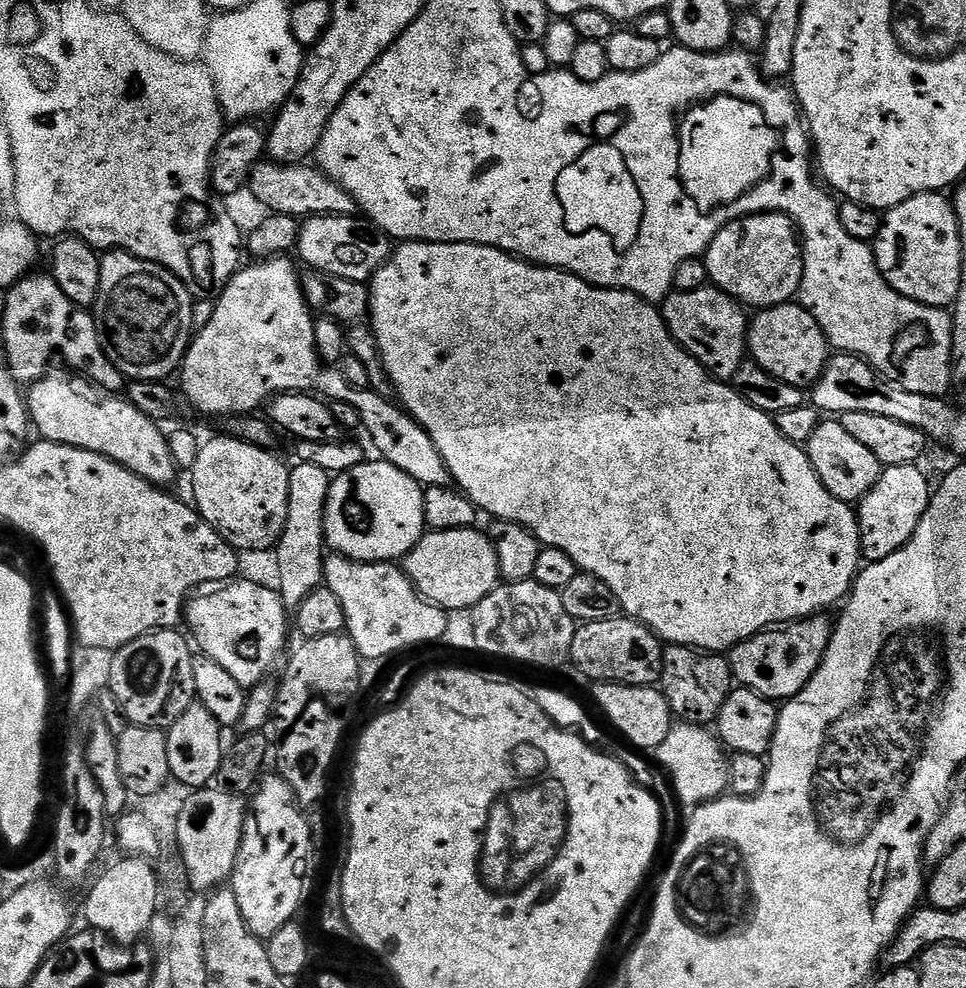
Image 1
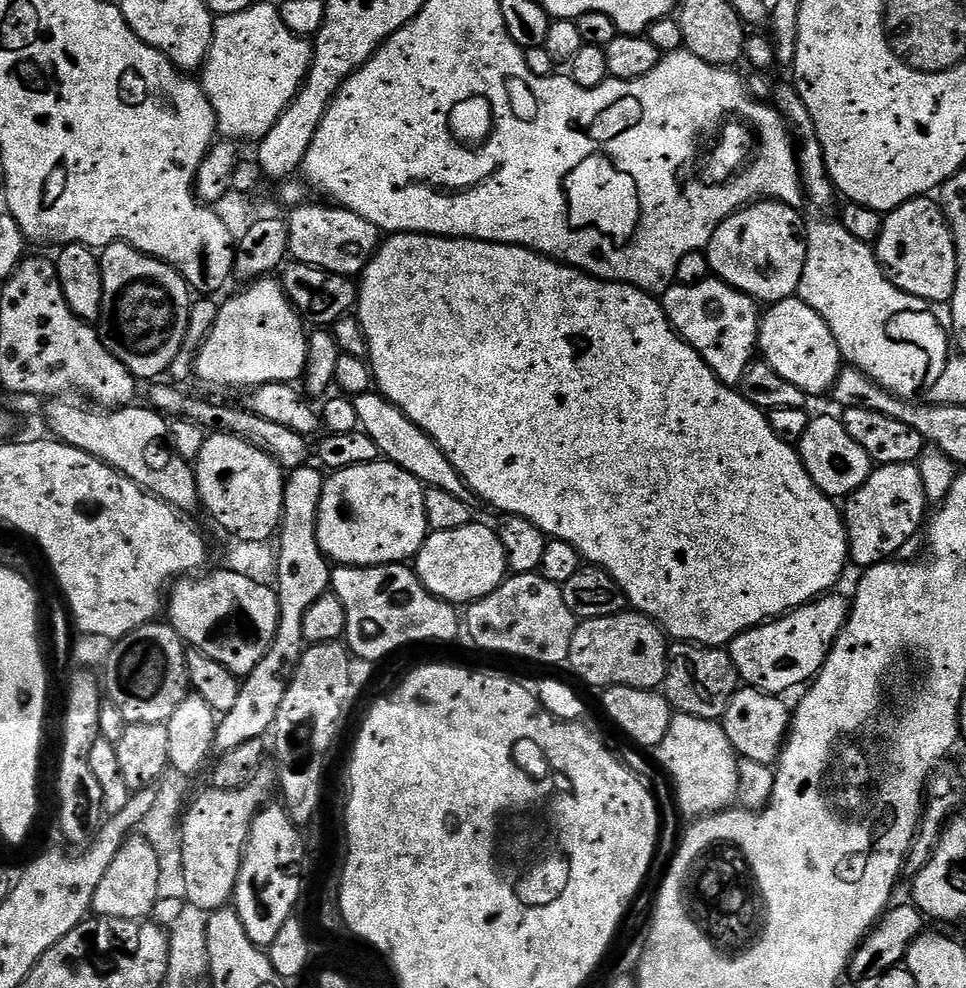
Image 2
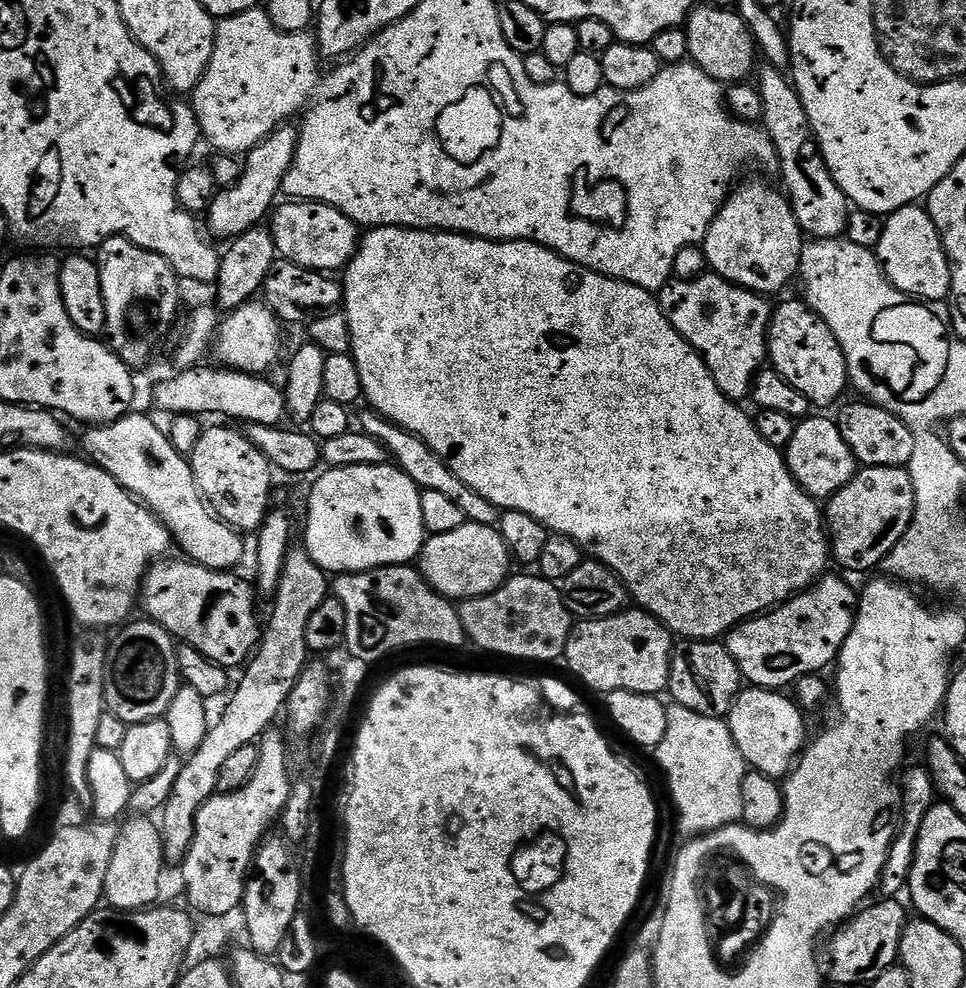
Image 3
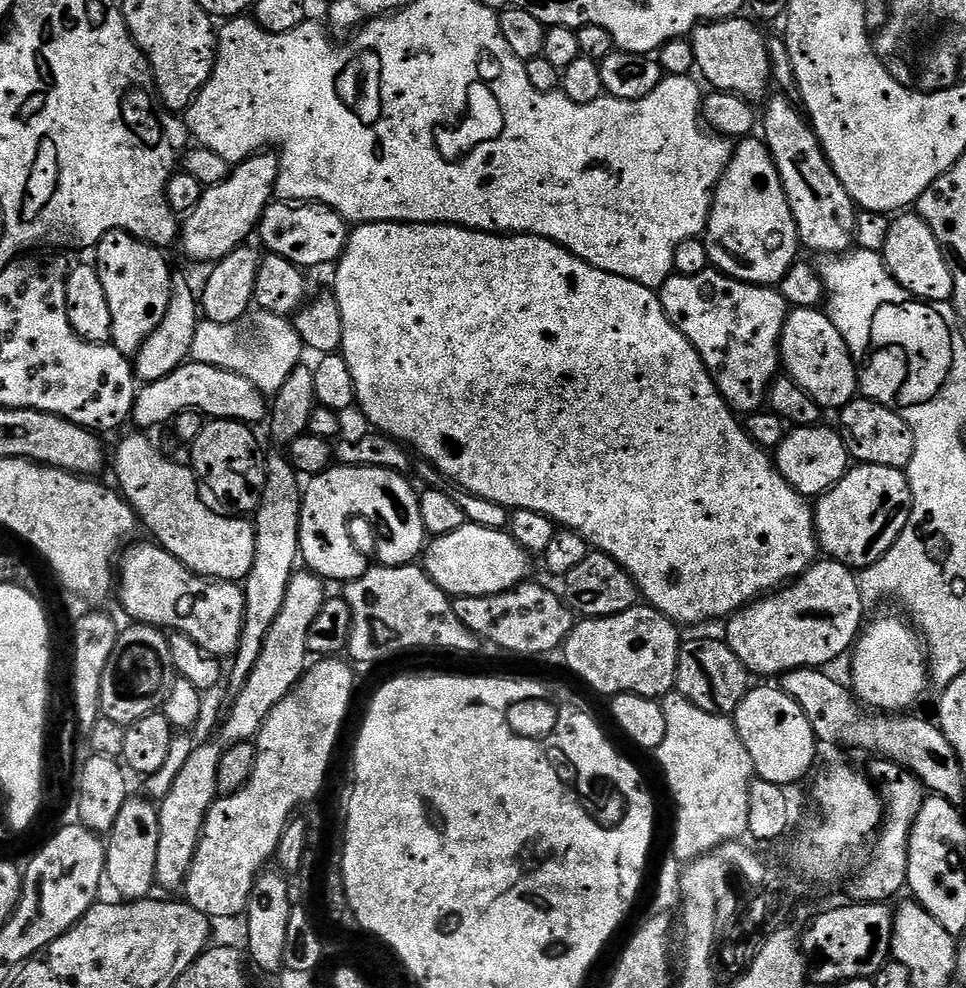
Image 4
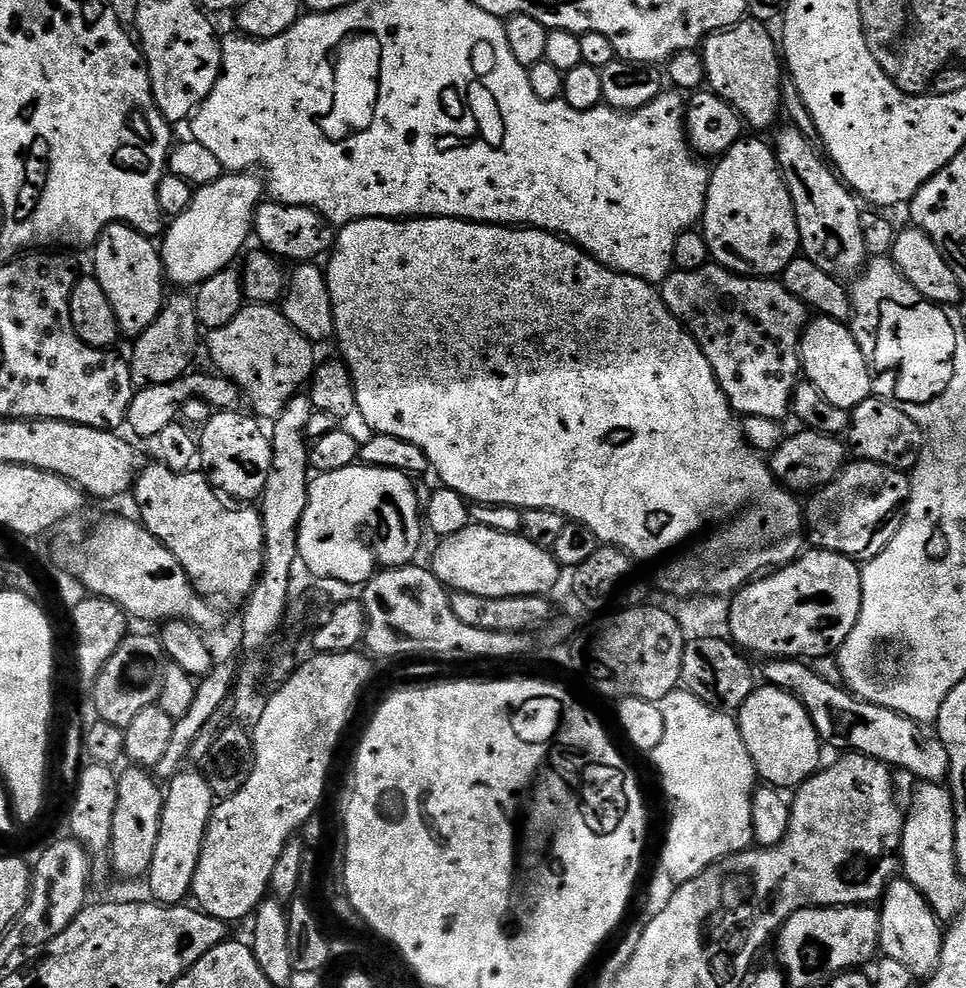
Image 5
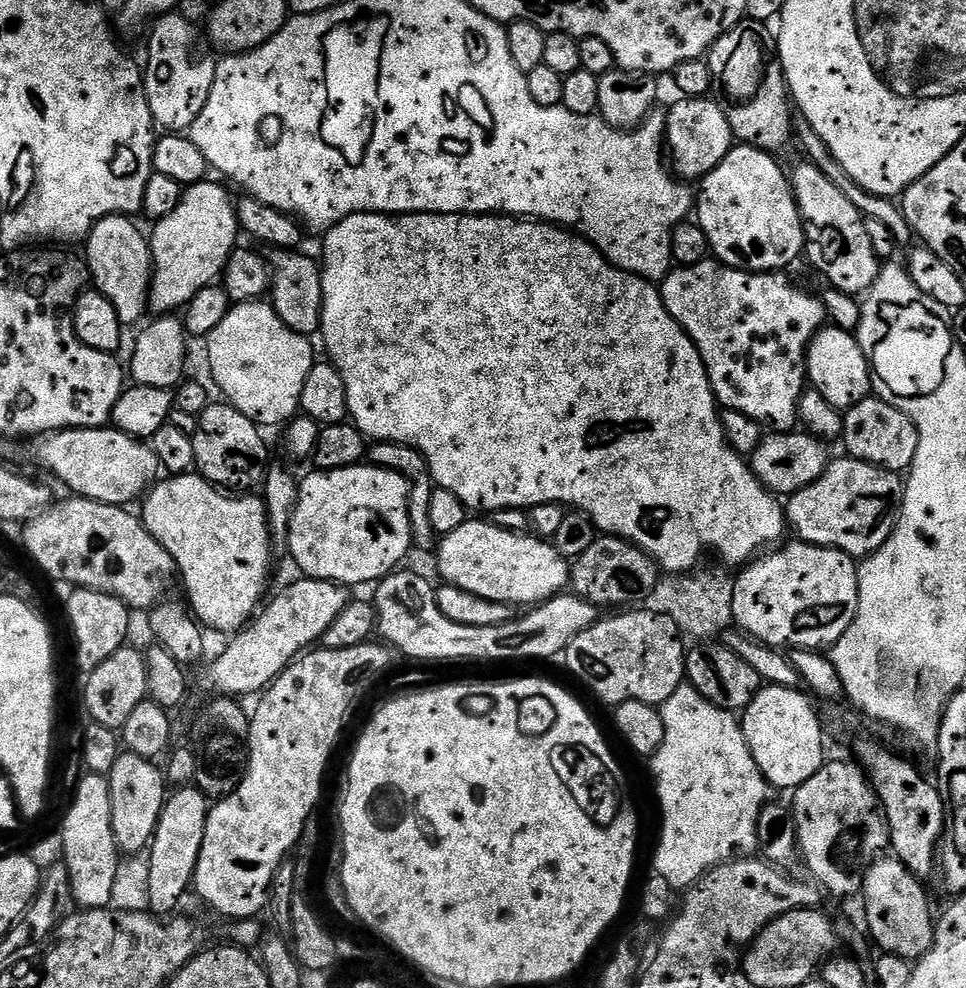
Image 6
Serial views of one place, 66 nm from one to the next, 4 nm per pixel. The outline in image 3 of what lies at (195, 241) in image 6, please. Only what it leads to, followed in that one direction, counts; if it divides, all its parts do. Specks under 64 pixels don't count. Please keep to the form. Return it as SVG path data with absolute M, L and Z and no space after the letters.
M285 122L279 128L275 128L265 140L261 140L259 146L247 153L236 184L217 191L215 198L212 199L212 205L208 208L206 228L209 233L213 232L213 234L211 233L213 237L238 237L246 230L257 227L263 221L260 219L264 215L265 219L273 211L274 205L281 195L286 174L294 162L294 154L299 141L299 131L291 123Z

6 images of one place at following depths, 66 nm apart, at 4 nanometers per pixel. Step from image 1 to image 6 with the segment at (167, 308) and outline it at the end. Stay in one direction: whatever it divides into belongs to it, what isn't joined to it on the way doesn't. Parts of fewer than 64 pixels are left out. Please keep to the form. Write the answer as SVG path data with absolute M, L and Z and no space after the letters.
M107 216L92 227L86 241L86 263L91 283L118 310L121 324L133 326L149 311L148 290L152 286L152 245L149 237L140 233L135 219L127 216Z

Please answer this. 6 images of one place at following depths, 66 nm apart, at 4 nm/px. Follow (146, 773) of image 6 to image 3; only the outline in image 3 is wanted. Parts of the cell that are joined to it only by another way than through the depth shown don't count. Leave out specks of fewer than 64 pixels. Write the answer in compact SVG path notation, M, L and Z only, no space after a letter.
M152 818L131 819L125 819L120 824L114 858L110 858L110 870L106 870L104 883L104 900L112 903L109 905L113 909L122 912L134 912L155 905L160 896L160 879L166 869L164 843L157 821Z

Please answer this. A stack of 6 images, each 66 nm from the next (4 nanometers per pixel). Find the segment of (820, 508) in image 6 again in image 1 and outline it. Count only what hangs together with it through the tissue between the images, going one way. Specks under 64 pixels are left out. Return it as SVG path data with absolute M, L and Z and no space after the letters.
M915 464L886 466L878 482L857 505L860 526L861 555L869 562L881 561L896 553L910 540L931 500L932 486L925 474Z

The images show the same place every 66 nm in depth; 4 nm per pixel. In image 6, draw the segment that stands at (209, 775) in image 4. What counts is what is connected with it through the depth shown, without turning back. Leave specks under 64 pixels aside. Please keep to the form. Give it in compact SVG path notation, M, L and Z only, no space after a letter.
M180 786L169 795L158 818L156 833L146 852L148 866L149 904L147 911L153 916L168 918L190 892L196 878L198 858L202 854L202 838L210 811L209 797L195 786Z

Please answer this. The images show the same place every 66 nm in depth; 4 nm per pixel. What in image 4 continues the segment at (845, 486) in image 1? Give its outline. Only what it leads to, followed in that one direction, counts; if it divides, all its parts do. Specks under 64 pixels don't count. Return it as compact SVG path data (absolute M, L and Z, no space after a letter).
M793 427L774 450L776 469L794 491L805 498L819 498L834 487L850 469L850 457L843 438L835 427Z

